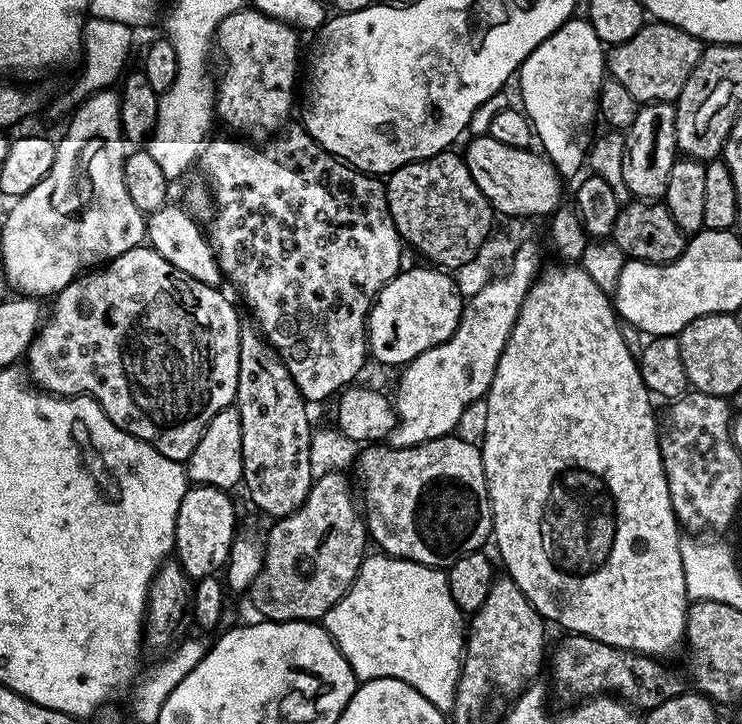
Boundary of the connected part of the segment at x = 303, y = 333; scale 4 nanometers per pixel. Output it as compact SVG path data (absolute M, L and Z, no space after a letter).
M302 126L285 127L275 133L271 138L265 139L261 148L255 148L252 143L244 138L232 138L227 140L220 136L209 139L201 148L198 157L198 168L205 172L206 183L210 189L211 199L220 209L215 209L211 217L212 232L210 228L210 243L216 254L216 261L220 264L221 273L225 277L232 279L232 284L244 295L244 300L248 303L248 308L252 311L251 319L257 328L264 333L268 339L268 345L273 352L280 357L281 362L286 366L290 378L298 386L298 390L303 394L305 401L324 400L327 396L335 397L341 390L349 387L352 380L364 368L364 359L369 359L368 351L368 311L371 310L376 296L385 286L396 277L396 273L401 271L400 248L402 241L400 231L394 226L392 215L388 209L388 189L383 179L375 175L361 172L358 168L353 168L351 164L346 164L331 156L325 148L307 133Z

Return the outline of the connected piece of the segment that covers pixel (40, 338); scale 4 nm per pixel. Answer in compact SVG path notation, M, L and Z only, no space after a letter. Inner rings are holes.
M141 246L134 250L126 250L126 254L118 254L118 258L109 260L103 266L97 266L67 284L60 292L55 293L52 306L52 317L41 323L40 331L30 342L26 353L28 360L27 375L31 383L39 391L53 396L91 396L102 406L102 410L122 430L126 430L134 438L154 446L158 454L171 460L187 462L190 454L194 454L194 446L202 438L210 418L218 414L223 408L233 407L236 391L238 390L238 358L240 357L240 326L241 317L236 317L236 308L220 293L219 287L198 282L198 278L190 278L190 274L182 274L178 266L170 266L162 254L158 254L150 246Z

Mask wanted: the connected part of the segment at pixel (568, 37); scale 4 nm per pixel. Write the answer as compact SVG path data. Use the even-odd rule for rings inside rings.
M587 19L568 20L522 62L518 73L519 103L528 115L543 155L548 157L561 177L579 177L580 167L585 167L594 139L592 123L598 120L596 99L604 79L606 48Z

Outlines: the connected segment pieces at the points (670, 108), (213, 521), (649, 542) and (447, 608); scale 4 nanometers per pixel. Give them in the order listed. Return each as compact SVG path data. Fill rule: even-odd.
M648 102L638 110L632 127L626 132L624 178L633 197L656 202L670 182L670 170L678 159L676 146L676 105L672 102Z
M193 485L182 498L175 519L173 547L177 563L193 580L215 575L227 565L229 550L237 535L236 510L229 496L225 489Z
M559 262L559 263L560 263L560 264L556 264L556 265L554 265L554 266L553 266L553 268L548 268L548 267L545 267L545 268L544 268L544 269L543 269L543 271L541 271L541 273L540 273L540 275L539 275L539 276L537 276L537 278L536 278L536 280L535 280L535 282L534 282L534 283L532 283L532 289L531 289L531 290L529 290L529 292L528 292L528 293L527 293L527 294L526 294L526 298L525 298L525 299L524 299L524 301L523 301L523 302L522 302L522 310L521 310L521 311L520 311L520 313L519 313L519 314L518 314L518 318L517 318L517 319L516 319L516 321L515 321L515 322L514 322L514 330L513 330L513 331L512 331L512 333L511 333L511 334L510 334L510 338L509 338L509 339L508 339L508 341L507 341L507 342L506 342L506 346L505 346L505 347L504 347L504 349L503 349L503 350L502 350L502 358L498 358L498 366L497 366L497 367L496 367L496 373L495 373L495 374L494 374L494 378L493 378L493 379L492 379L492 385L490 385L490 387L488 387L488 395L487 395L487 397L486 397L486 405L487 405L487 404L488 404L488 413L486 413L486 414L485 414L485 416L484 416L484 444L483 444L483 443L481 443L481 444L480 444L480 445L479 445L479 450L480 450L480 453L481 453L481 454L482 454L482 466L483 466L483 467L484 467L484 473L485 473L485 474L486 474L486 482L487 482L487 483L488 483L488 497L489 497L489 498L490 498L490 502L491 502L491 503L492 503L492 536L493 536L493 537L494 537L494 544L495 544L495 540L496 540L496 548L497 548L497 550L498 550L498 551L500 551L500 560L501 560L501 561L500 561L500 560L499 560L499 563L500 563L500 564L501 564L501 565L502 565L502 568L503 568L503 564L502 564L502 563L504 563L504 568L503 568L503 571L504 571L504 572L505 572L505 573L507 573L507 575L509 575L509 576L511 576L511 577L512 577L512 581L514 581L514 582L515 582L515 584L516 584L516 585L518 585L518 586L519 586L519 588L520 588L520 589L521 589L521 590L522 590L522 594L526 594L526 598L527 598L527 599L528 599L528 600L529 600L529 601L530 601L530 602L531 602L531 604L533 604L533 605L534 605L534 607L536 607L536 609L537 609L537 610L539 610L539 612L540 612L540 614L541 614L541 616L543 616L543 617L544 617L544 619L545 619L545 621L548 621L548 622L551 622L551 623L552 623L552 620L553 620L553 622L554 622L554 623L556 623L556 624L561 624L561 626L562 626L562 627L564 627L564 628L568 628L568 629L564 629L564 630L567 630L567 631L568 631L568 632L569 632L569 633L572 633L572 634L575 634L575 635L578 635L578 636L589 636L589 637L590 637L590 638L594 638L594 639L595 639L595 640L597 640L597 641L598 641L598 642L606 642L606 643L607 643L607 644L609 644L609 645L610 645L610 646L614 646L614 647L615 647L615 648L624 648L624 649L625 649L625 650L627 650L627 651L628 651L628 652L640 652L640 653L642 653L642 654L643 654L643 656L655 656L655 657L657 657L657 658L668 658L668 657L664 657L664 656L668 656L668 655L670 655L670 654L671 654L671 652L672 652L672 651L674 651L674 650L675 650L675 648L676 648L676 647L678 647L678 646L679 646L679 644L680 644L680 643L682 643L682 642L683 642L683 643L685 643L685 640L686 640L686 629L687 629L687 626L688 626L688 610L689 610L689 607L690 607L690 601L689 601L689 599L688 599L688 591L687 591L687 590L686 590L686 578L685 578L685 577L684 577L684 567L683 567L683 566L682 566L682 554L681 554L681 553L680 553L680 545L681 545L681 543L682 543L682 529L681 529L681 527L680 527L680 525L679 525L679 524L677 524L677 523L676 523L676 515L675 515L675 514L674 514L674 510L673 510L673 509L672 509L672 503L671 503L671 502L670 502L670 490L669 490L669 489L668 489L668 483L667 483L667 482L666 482L666 474L665 474L665 473L664 473L664 459L662 459L662 457L661 457L661 456L660 456L660 437L659 437L659 435L658 435L658 416L657 416L657 413L655 413L655 414L654 414L654 413L652 413L652 403L654 403L654 400L653 400L653 397L652 397L652 396L651 396L651 395L650 395L650 393L649 393L649 390L648 390L648 388L647 388L647 386L645 386L645 384L644 384L644 383L643 383L643 382L642 382L642 378L641 378L641 377L640 377L640 365L639 365L639 363L638 363L638 360L637 360L637 357L634 357L634 356L632 356L632 354L631 354L631 352L630 352L630 350L628 350L628 349L627 349L627 344L626 344L626 342L625 342L625 341L624 341L624 340L623 340L623 336L622 336L622 330L621 330L621 328L620 328L620 327L621 327L621 325L622 325L622 324L621 324L621 321L620 321L620 320L619 320L619 319L618 319L618 315L617 315L617 312L616 312L616 310L615 310L615 307L614 307L614 304L613 304L613 301L612 301L612 300L611 300L611 299L610 299L610 296L609 296L609 293L606 293L606 292L604 292L604 291L603 291L603 290L602 290L602 289L600 289L600 288L599 288L599 286L598 286L598 284L597 284L597 282L594 282L594 280L593 280L593 278L590 278L590 274L588 274L588 273L587 273L587 272L586 272L586 270L585 270L585 269L584 269L584 268L582 268L582 267L581 267L581 266L577 266L577 265L576 265L576 264L575 264L575 263L572 263L572 262Z
M365 555L350 590L325 614L322 627L350 662L357 681L390 678L424 692L424 676L436 672L436 644L459 645L462 640L462 613L450 594L448 573L397 556L375 555Z

